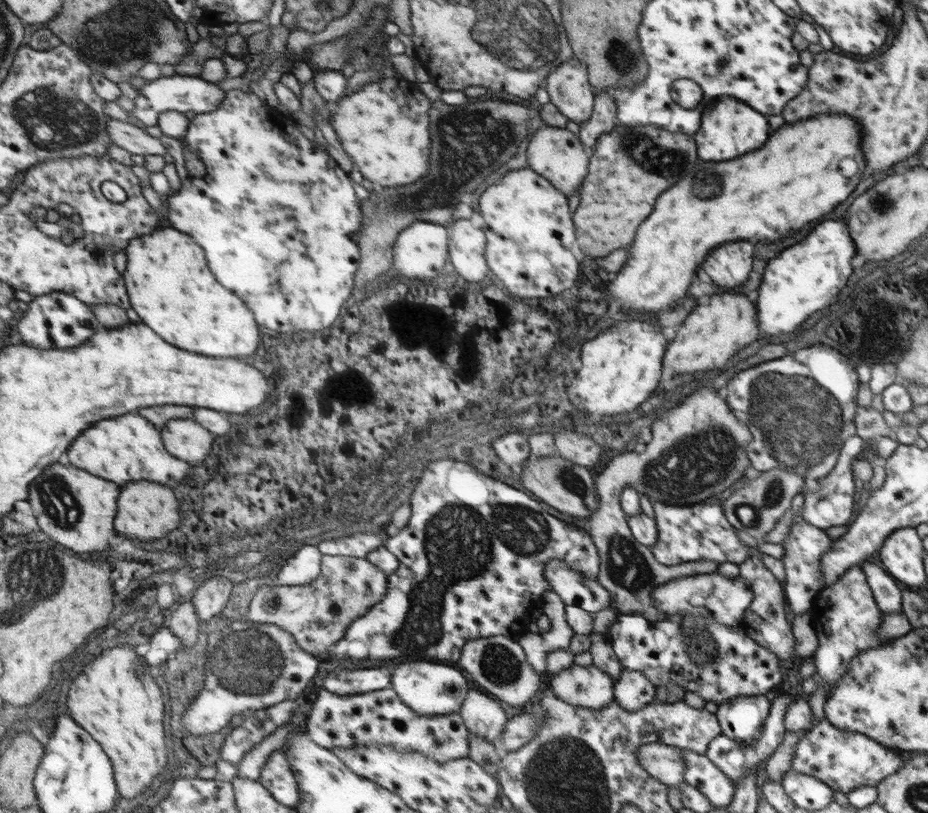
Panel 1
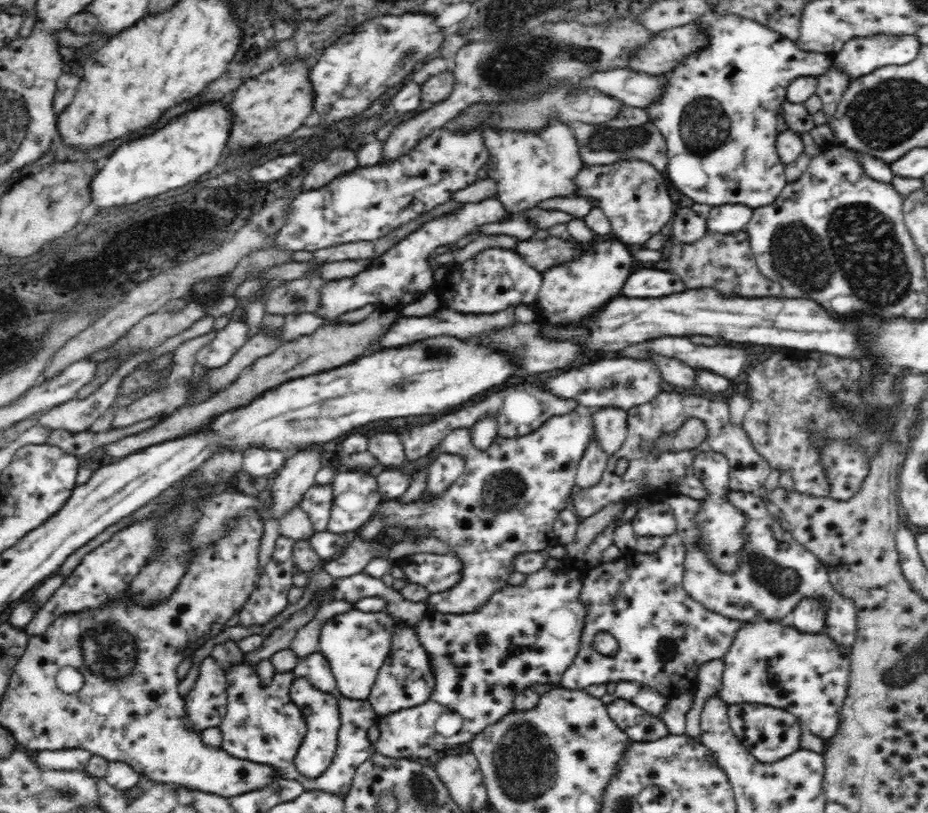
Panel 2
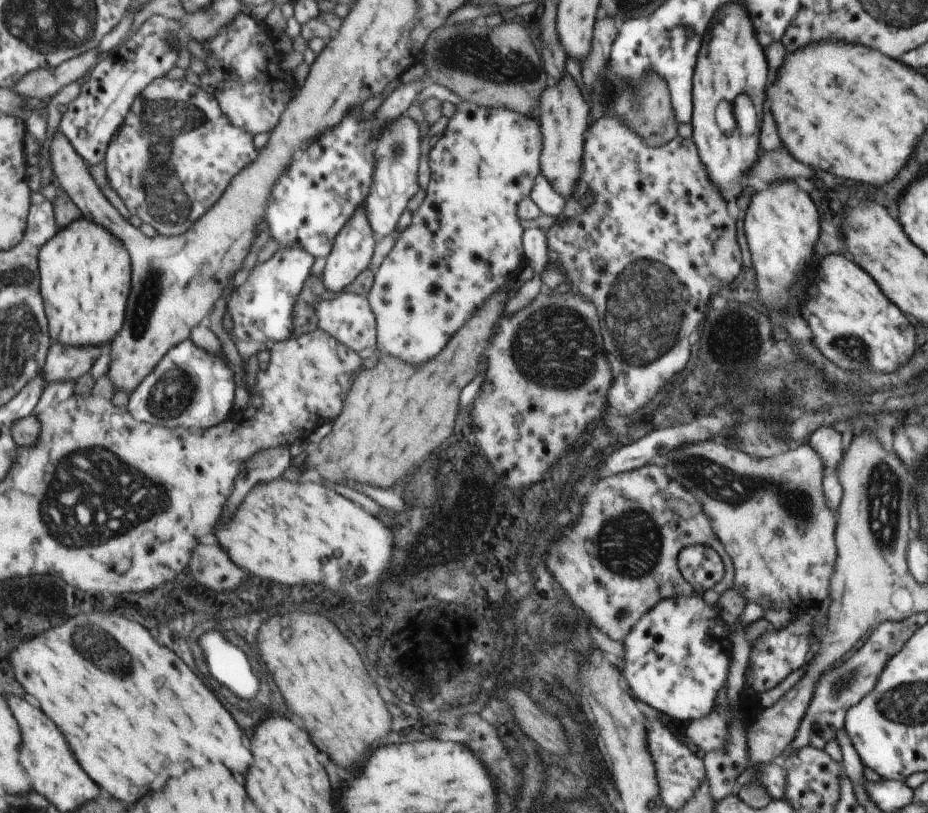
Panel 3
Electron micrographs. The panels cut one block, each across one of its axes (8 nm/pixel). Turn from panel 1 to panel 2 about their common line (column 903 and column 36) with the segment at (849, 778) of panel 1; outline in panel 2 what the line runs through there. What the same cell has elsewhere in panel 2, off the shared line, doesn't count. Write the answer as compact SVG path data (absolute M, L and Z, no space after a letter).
M84 749L44 750L34 761L40 769L84 771L92 755Z

